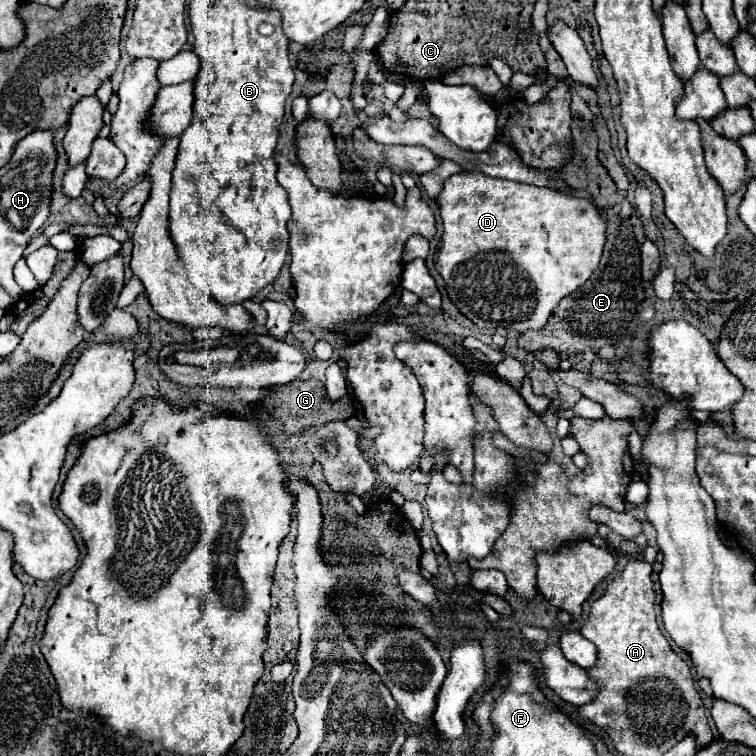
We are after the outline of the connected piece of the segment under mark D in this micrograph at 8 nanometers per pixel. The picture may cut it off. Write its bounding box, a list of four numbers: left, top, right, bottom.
[436,172,606,332]

